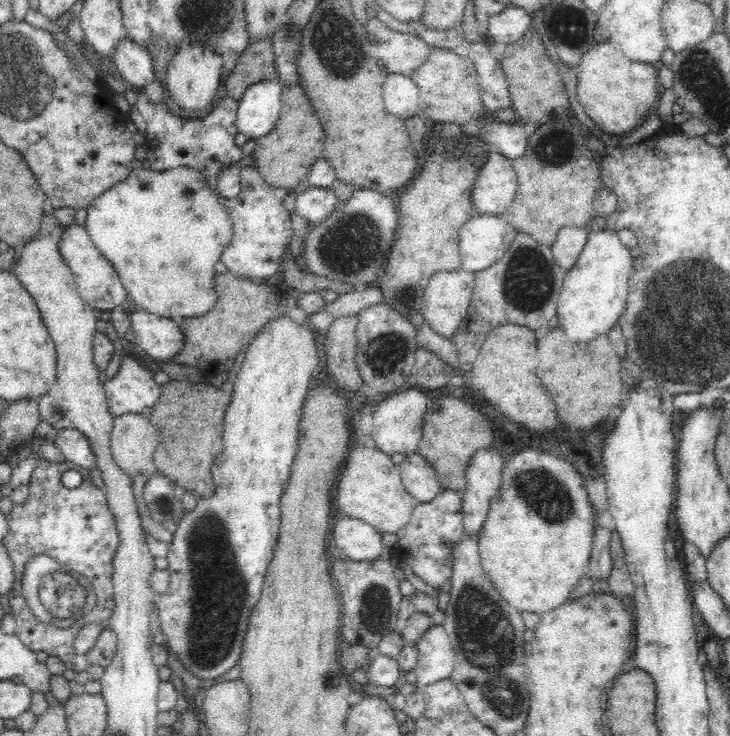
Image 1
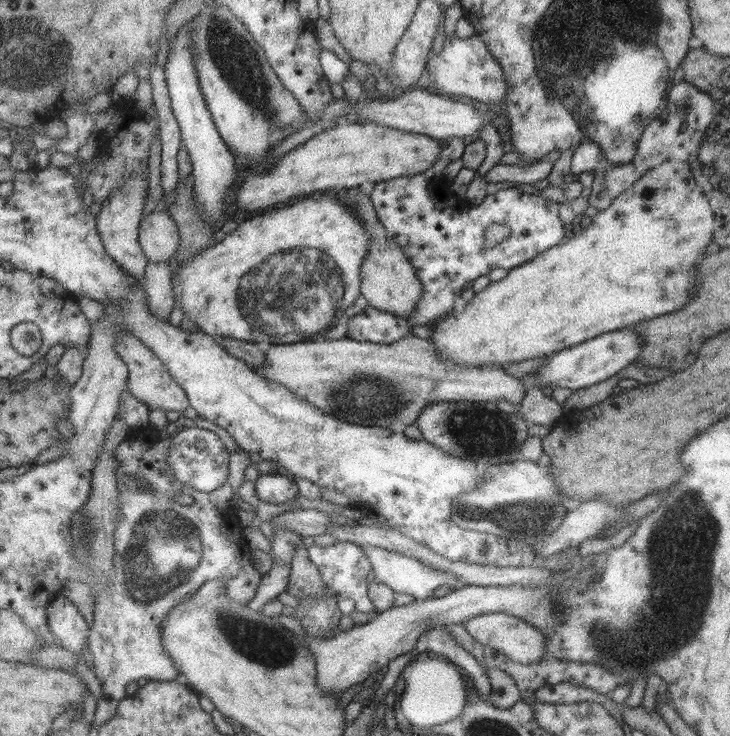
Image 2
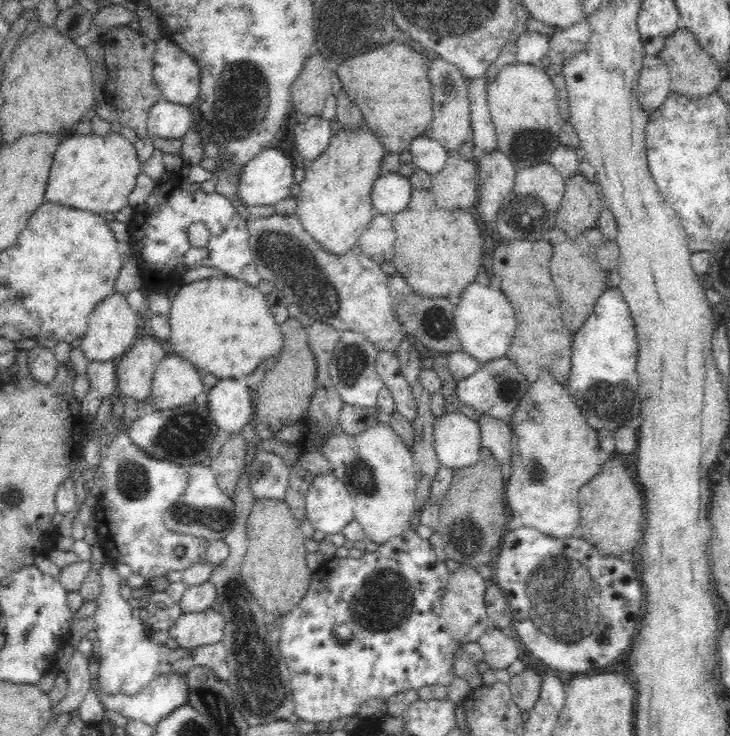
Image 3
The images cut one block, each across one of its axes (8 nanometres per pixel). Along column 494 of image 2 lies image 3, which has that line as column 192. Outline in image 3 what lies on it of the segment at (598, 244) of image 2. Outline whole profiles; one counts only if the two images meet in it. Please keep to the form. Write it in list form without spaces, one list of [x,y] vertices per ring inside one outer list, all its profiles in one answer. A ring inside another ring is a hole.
[[[220,273],[216,276],[181,284],[180,289],[174,296],[170,296],[170,351],[183,359],[189,360],[202,373],[214,374],[217,378],[244,379],[260,364],[269,362],[269,367],[275,362],[274,358],[282,352],[282,333],[274,320],[270,309],[267,308],[266,292],[258,287]]]

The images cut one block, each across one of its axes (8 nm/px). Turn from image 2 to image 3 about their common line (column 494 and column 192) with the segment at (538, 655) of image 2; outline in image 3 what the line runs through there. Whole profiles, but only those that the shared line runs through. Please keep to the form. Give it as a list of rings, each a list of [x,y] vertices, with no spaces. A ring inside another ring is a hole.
[[[208,608],[199,613],[182,613],[168,630],[180,649],[195,649],[222,640],[224,615]]]

